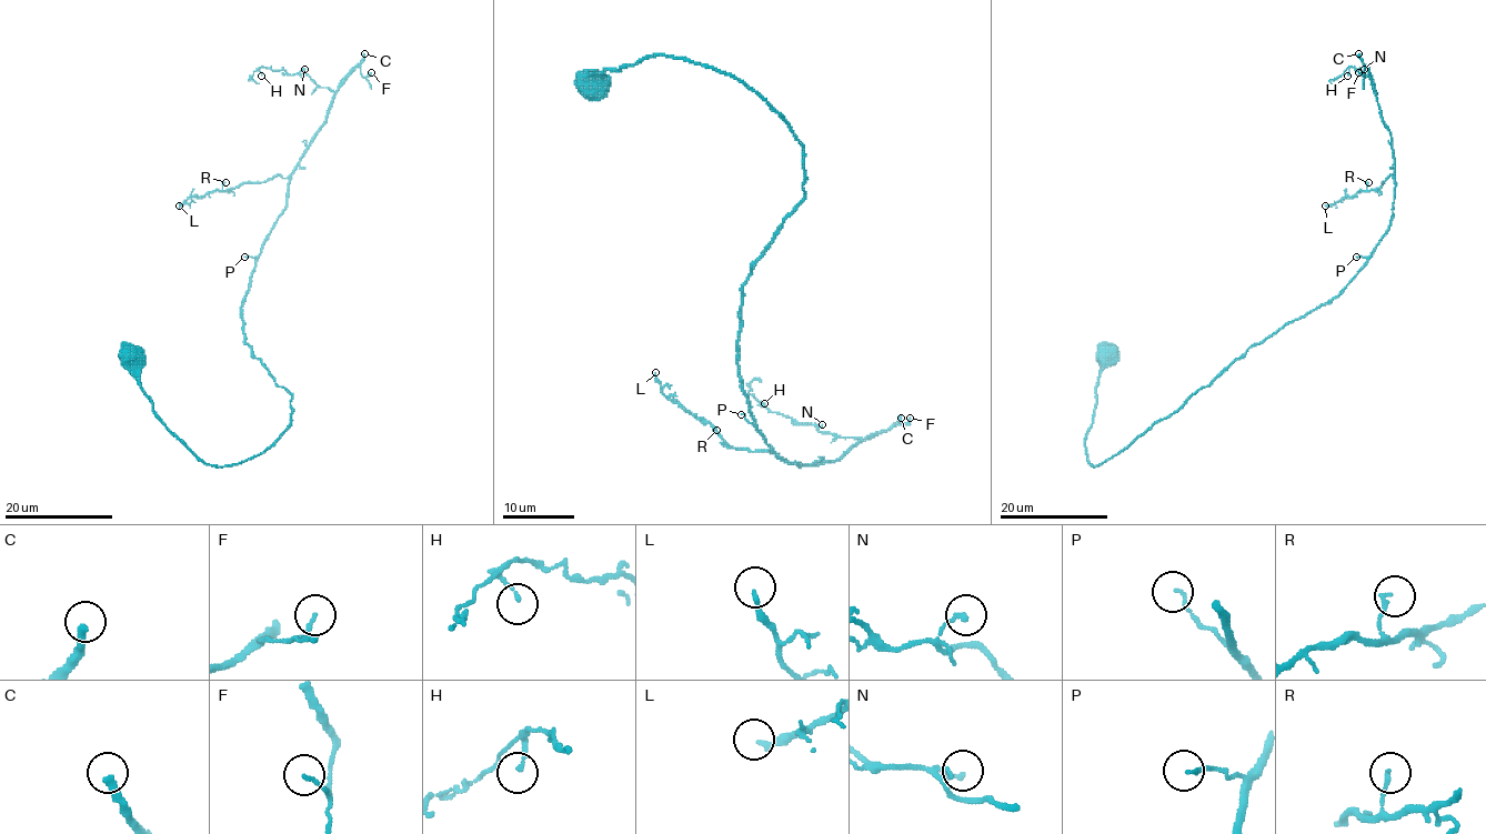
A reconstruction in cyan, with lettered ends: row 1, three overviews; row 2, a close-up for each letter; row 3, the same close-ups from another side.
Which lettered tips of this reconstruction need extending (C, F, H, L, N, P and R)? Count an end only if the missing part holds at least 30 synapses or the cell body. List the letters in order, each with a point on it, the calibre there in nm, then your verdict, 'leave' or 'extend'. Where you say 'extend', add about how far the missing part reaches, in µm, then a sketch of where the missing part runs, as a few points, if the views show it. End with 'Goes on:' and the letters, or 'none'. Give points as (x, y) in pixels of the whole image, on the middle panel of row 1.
C: at (901, 418); 280 nm thick; extend; about 150 µm are missing
F: at (910, 418); 130 nm thick; leave
H: at (764, 403); 120 nm thick; leave
L: at (655, 372); 160 nm thick; leave
N: at (822, 424); 160 nm thick; leave
P: at (741, 414); 130 nm thick; leave
R: at (716, 430); 130 nm thick; leave
Goes on: C

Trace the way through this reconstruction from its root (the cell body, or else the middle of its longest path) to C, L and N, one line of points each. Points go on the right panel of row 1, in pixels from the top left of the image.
C: (1110, 352), (1085, 439), (1093, 466), (1251, 347), (1331, 302), (1364, 264), (1391, 220), (1395, 162), (1358, 53)
L: (1110, 352), (1085, 439), (1093, 466), (1251, 347), (1331, 302), (1388, 228), (1395, 179), (1325, 206)
N: (1110, 352), (1085, 439), (1093, 466), (1339, 293), (1393, 214), (1391, 132), (1364, 69)

